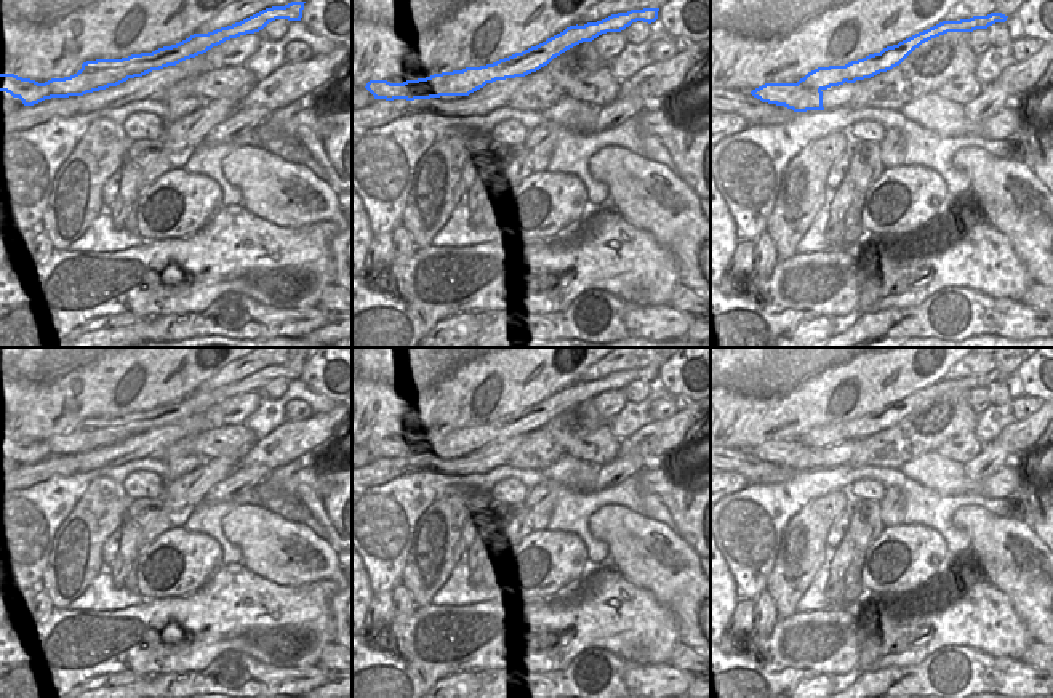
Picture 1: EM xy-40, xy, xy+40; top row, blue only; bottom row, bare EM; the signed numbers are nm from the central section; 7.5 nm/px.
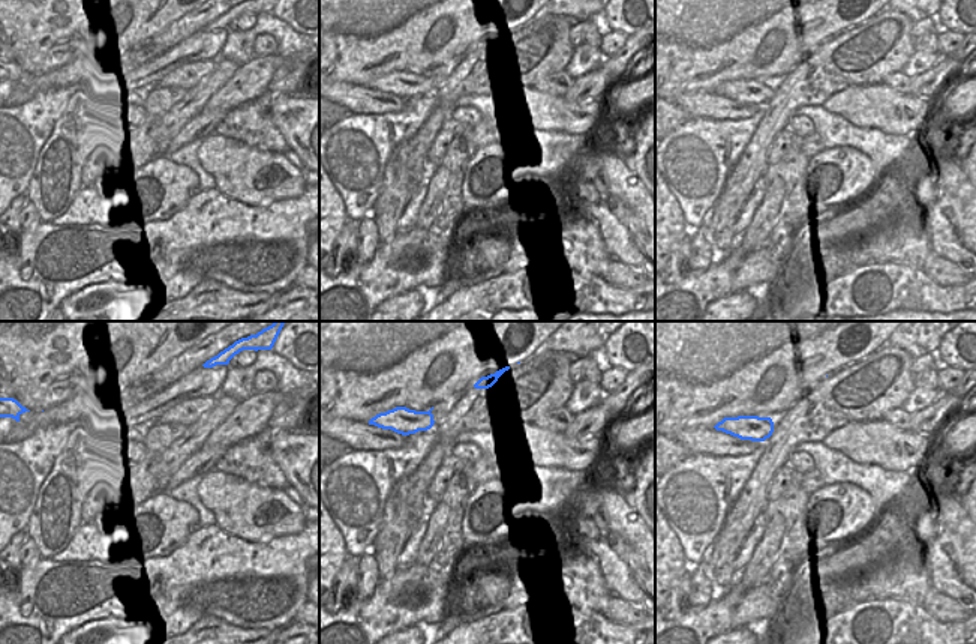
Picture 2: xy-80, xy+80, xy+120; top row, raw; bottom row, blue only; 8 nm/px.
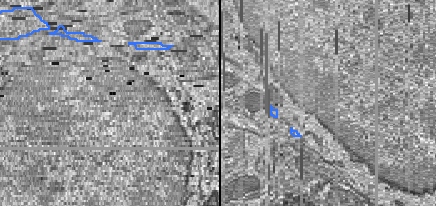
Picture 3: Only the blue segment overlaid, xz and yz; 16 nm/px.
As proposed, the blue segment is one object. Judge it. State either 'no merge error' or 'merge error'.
merge error

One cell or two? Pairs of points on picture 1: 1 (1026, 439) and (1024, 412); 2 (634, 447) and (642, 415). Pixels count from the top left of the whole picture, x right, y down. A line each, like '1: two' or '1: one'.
1: two
2: two

